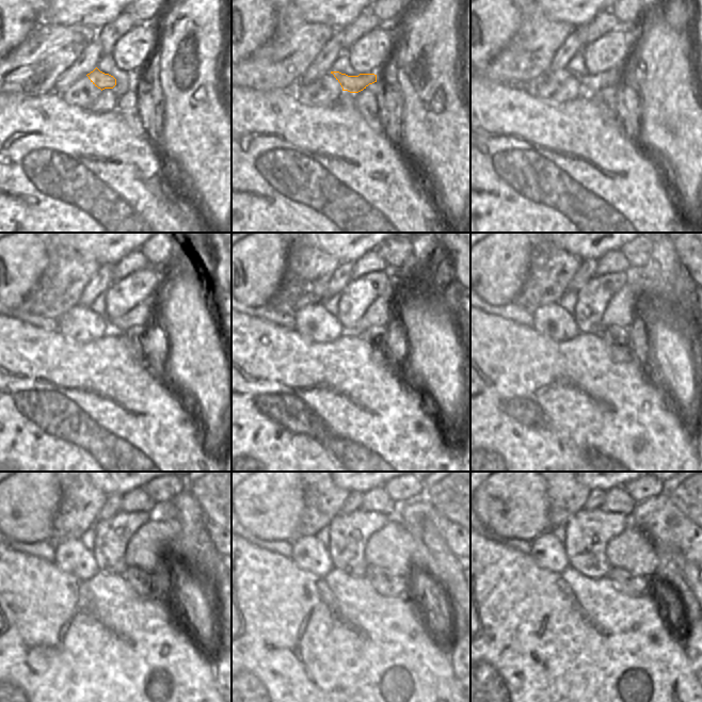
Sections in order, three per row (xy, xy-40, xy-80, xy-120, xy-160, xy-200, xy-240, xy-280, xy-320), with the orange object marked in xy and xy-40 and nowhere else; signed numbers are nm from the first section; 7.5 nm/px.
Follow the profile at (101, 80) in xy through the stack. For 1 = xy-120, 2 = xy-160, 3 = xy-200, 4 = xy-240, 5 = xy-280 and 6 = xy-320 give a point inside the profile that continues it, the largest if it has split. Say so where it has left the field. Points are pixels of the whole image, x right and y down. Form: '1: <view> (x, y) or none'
1: xy-120 (140, 315)
2: xy-160 (379, 313)
3: xy-200 (620, 310)
4: xy-240 (144, 548)
5: xy-280 (393, 547)
6: xy-320 (632, 549)

